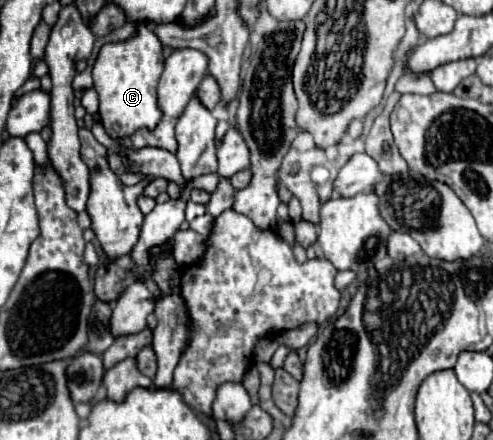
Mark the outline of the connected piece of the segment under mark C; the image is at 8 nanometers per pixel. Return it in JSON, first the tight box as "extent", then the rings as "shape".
{"extent":[92,24,164,138],"shape":[[[140,24],[136,34],[128,40],[104,44],[98,52],[98,58],[92,66],[94,90],[100,98],[100,116],[106,132],[112,138],[130,136],[140,128],[154,128],[162,118],[162,112],[156,104],[156,84],[164,70],[162,44],[158,36],[146,26]]]}

